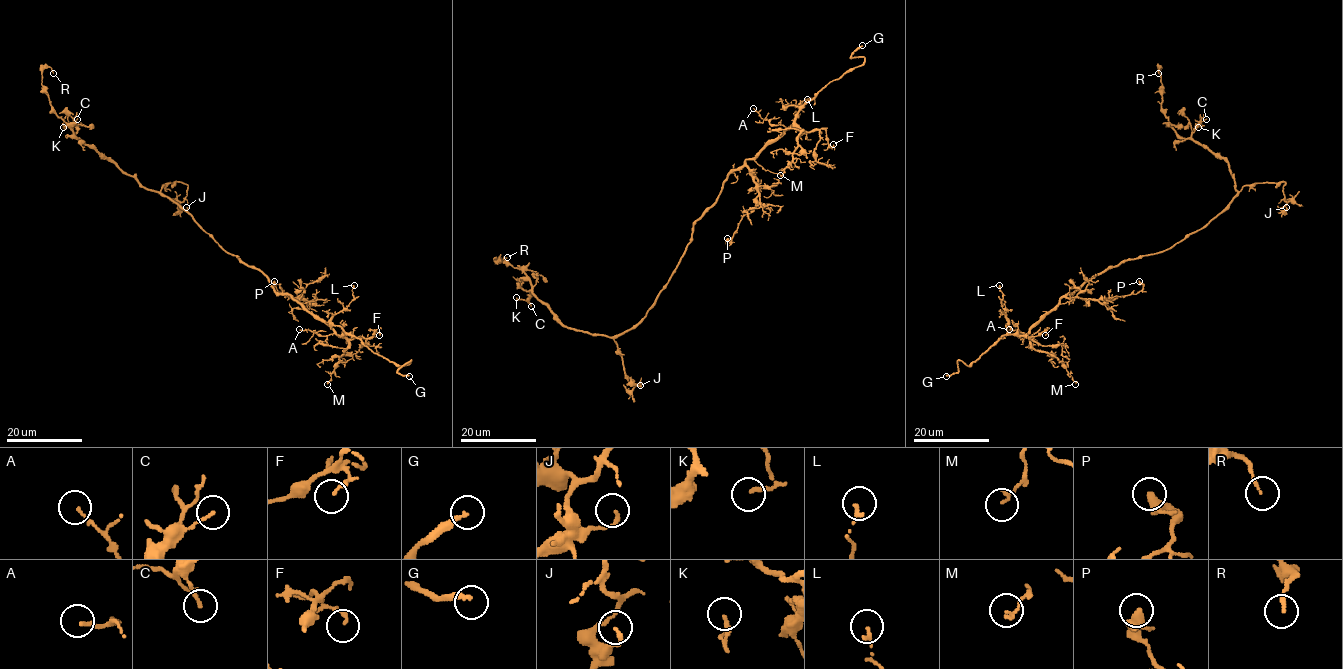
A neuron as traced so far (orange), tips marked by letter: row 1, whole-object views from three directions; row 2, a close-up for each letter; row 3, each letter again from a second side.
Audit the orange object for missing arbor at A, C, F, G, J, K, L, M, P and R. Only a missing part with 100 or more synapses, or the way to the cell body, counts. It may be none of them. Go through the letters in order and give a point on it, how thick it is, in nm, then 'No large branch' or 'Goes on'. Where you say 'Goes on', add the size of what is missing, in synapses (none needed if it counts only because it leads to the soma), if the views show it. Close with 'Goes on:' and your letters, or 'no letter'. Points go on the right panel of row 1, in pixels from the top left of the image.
A: Place: (1009, 329). Thickness 140 nm. No large branch
C: Place: (1206, 119). Thickness 120 nm. No large branch
F: Place: (1045, 335). Thickness 160 nm. No large branch
G: Place: (946, 376). Thickness 240 nm. Goes on
J: Place: (1286, 207). Thickness 160 nm. No large branch
K: Place: (1198, 127). Thickness 170 nm. No large branch
L: Place: (999, 285). Thickness 140 nm. No large branch
M: Place: (1075, 384). Thickness 150 nm. No large branch
P: Place: (1139, 281). Thickness 360 nm. No large branch
R: Place: (1158, 73). Thickness 140 nm. No large branch
Goes on: G

